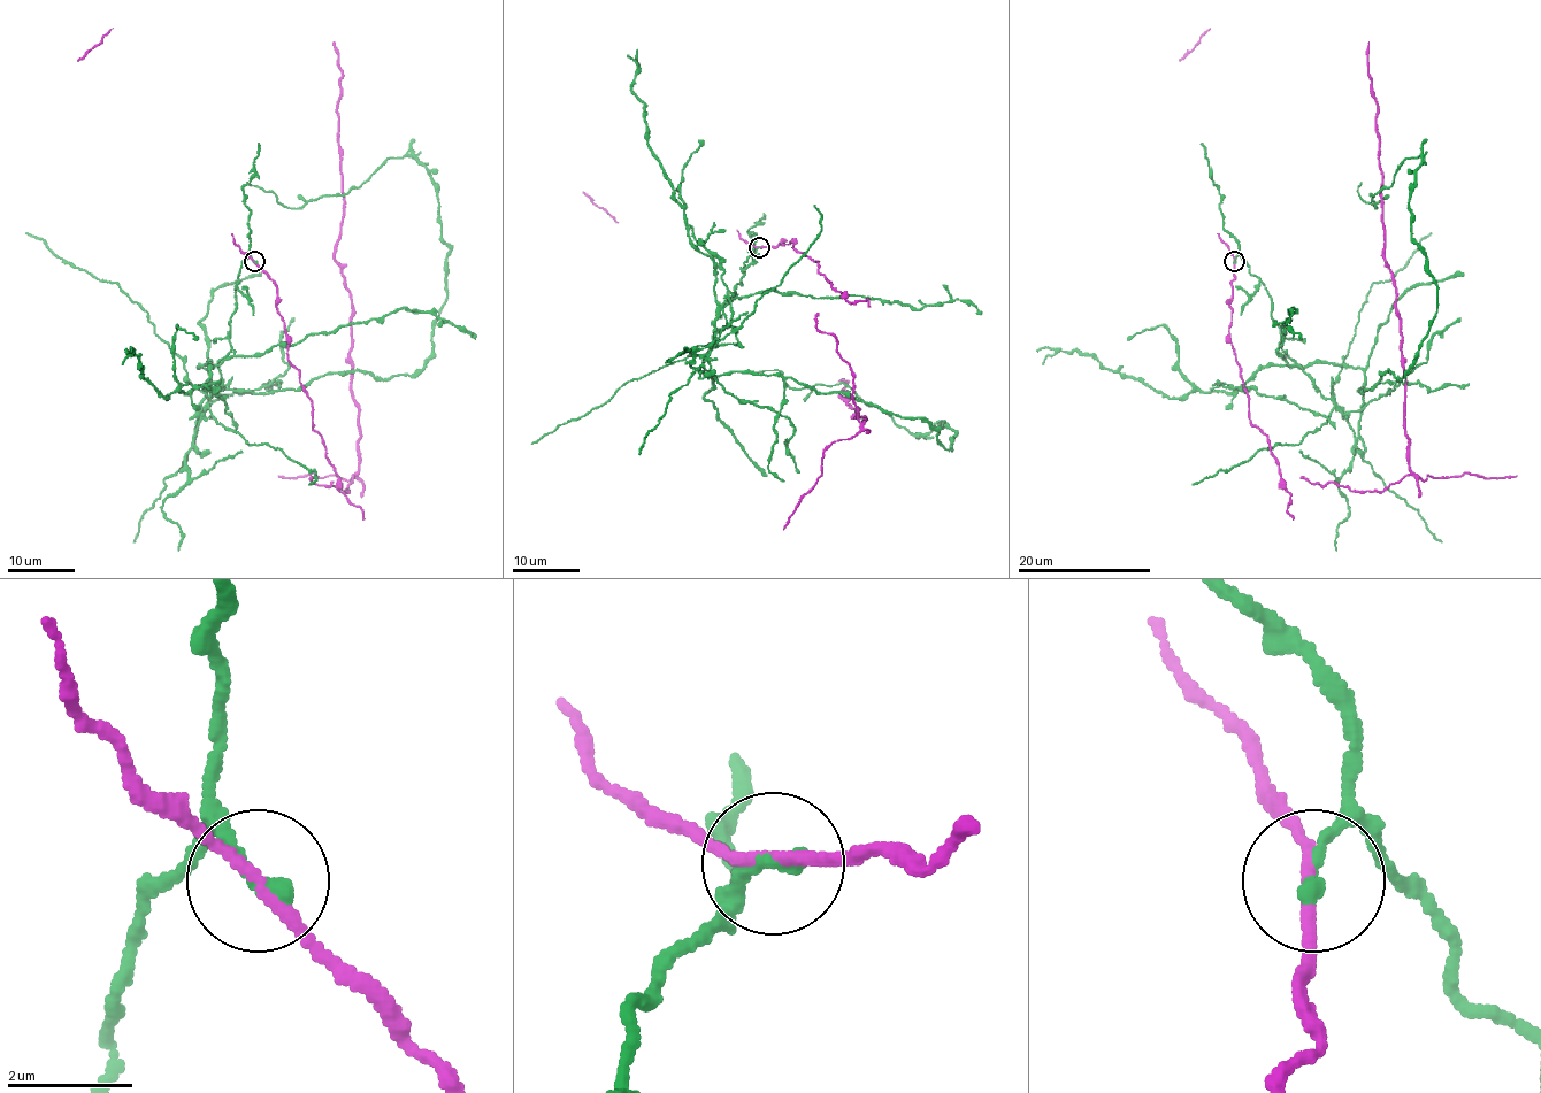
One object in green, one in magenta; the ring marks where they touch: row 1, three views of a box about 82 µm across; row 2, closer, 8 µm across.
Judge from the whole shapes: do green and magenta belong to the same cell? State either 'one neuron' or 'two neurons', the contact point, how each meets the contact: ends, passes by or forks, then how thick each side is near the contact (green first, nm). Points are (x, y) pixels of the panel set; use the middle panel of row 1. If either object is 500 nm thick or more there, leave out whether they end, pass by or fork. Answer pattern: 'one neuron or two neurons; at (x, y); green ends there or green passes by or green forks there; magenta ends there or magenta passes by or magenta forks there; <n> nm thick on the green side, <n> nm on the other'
two neurons; at (759, 247); green ends there; magenta passes by; 280 nm thick on the green side, 180 nm on the other

